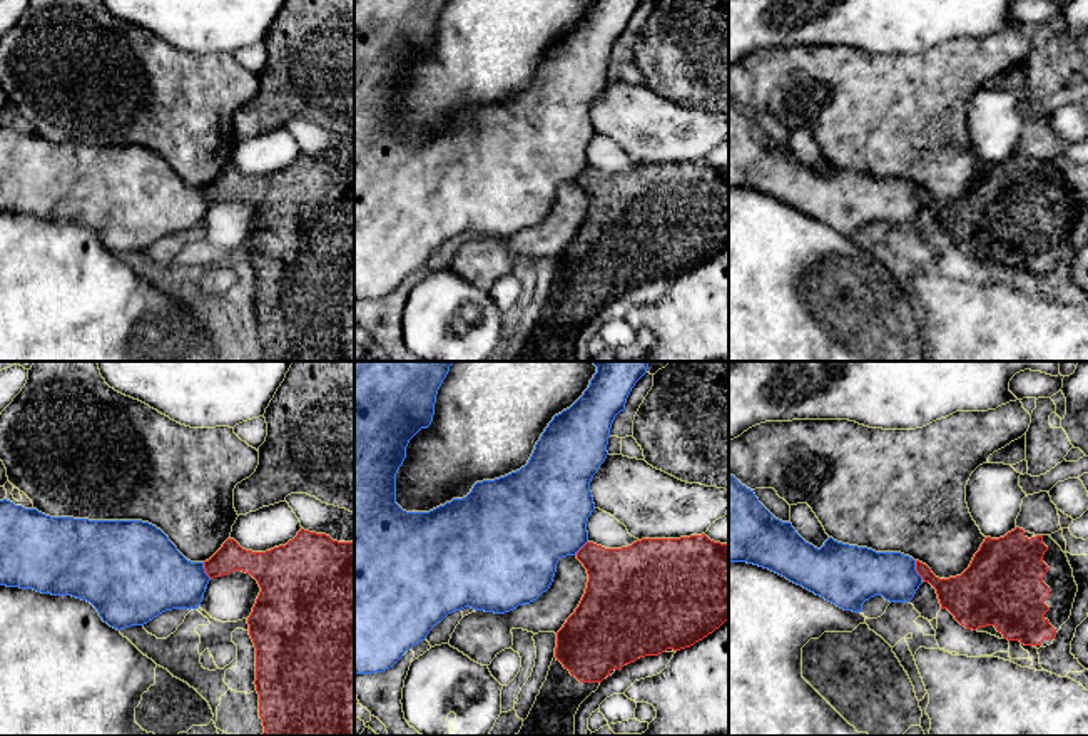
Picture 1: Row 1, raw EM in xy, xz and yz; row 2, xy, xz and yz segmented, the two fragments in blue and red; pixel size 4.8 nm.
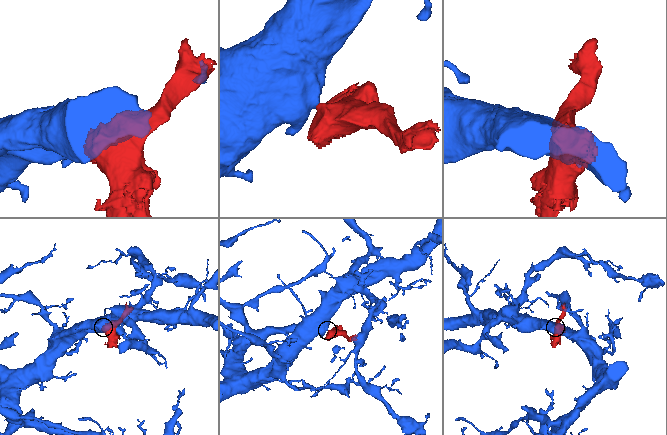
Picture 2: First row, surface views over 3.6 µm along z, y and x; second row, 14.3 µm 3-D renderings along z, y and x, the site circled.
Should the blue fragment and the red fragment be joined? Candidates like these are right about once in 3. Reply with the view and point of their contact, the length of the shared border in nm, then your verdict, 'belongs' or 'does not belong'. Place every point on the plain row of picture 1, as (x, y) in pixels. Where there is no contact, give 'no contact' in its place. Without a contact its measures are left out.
meets blue in yz at (916, 196); contact 100 nm long; does not belong

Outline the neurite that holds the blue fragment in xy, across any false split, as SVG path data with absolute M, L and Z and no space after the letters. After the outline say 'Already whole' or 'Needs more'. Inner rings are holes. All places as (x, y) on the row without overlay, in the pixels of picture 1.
M0 125L0 211L87 226L117 256L144 251L165 236L197 234L209 206L204 187L187 186L149 147L50 142Z. Already whole

